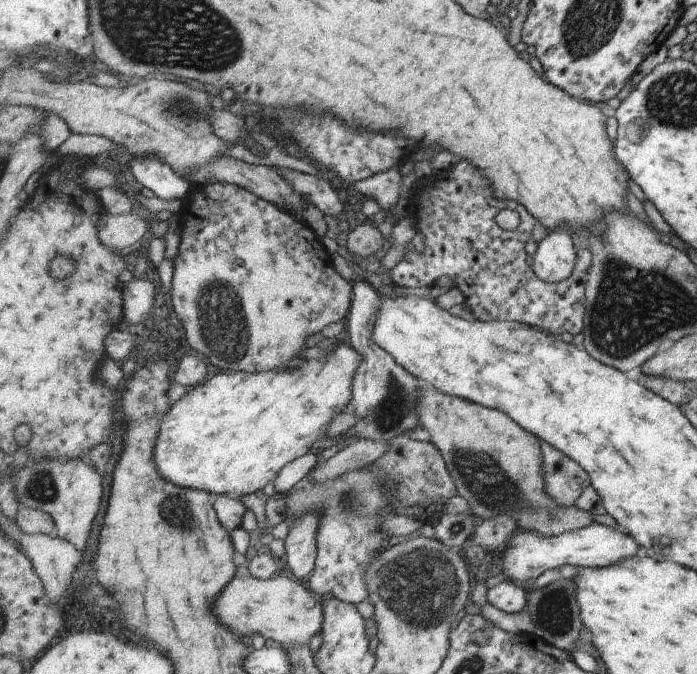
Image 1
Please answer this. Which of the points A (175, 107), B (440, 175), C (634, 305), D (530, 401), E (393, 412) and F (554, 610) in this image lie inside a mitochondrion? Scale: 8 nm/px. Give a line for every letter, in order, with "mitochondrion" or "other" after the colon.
A: mitochondrion
B: other
C: mitochondrion
D: other
E: mitochondrion
F: mitochondrion

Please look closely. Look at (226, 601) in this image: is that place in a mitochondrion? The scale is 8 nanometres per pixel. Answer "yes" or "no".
no

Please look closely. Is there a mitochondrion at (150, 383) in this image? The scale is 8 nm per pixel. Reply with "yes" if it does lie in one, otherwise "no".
no

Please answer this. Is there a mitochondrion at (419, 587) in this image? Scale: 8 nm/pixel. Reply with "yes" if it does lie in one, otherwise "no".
yes

